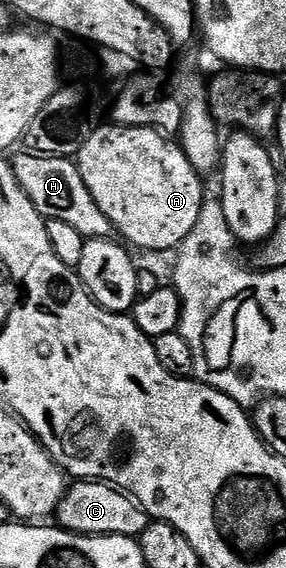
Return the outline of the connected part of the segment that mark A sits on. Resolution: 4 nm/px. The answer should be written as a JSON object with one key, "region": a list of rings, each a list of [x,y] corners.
{"region":[[[104,126],[98,132],[90,131],[86,135],[80,154],[75,158],[91,198],[107,214],[122,241],[128,242],[134,249],[146,248],[149,252],[165,252],[168,248],[180,249],[181,243],[191,234],[199,222],[199,214],[207,199],[205,188],[201,185],[202,173],[194,170],[180,143],[166,138],[153,128],[122,128]]]}

